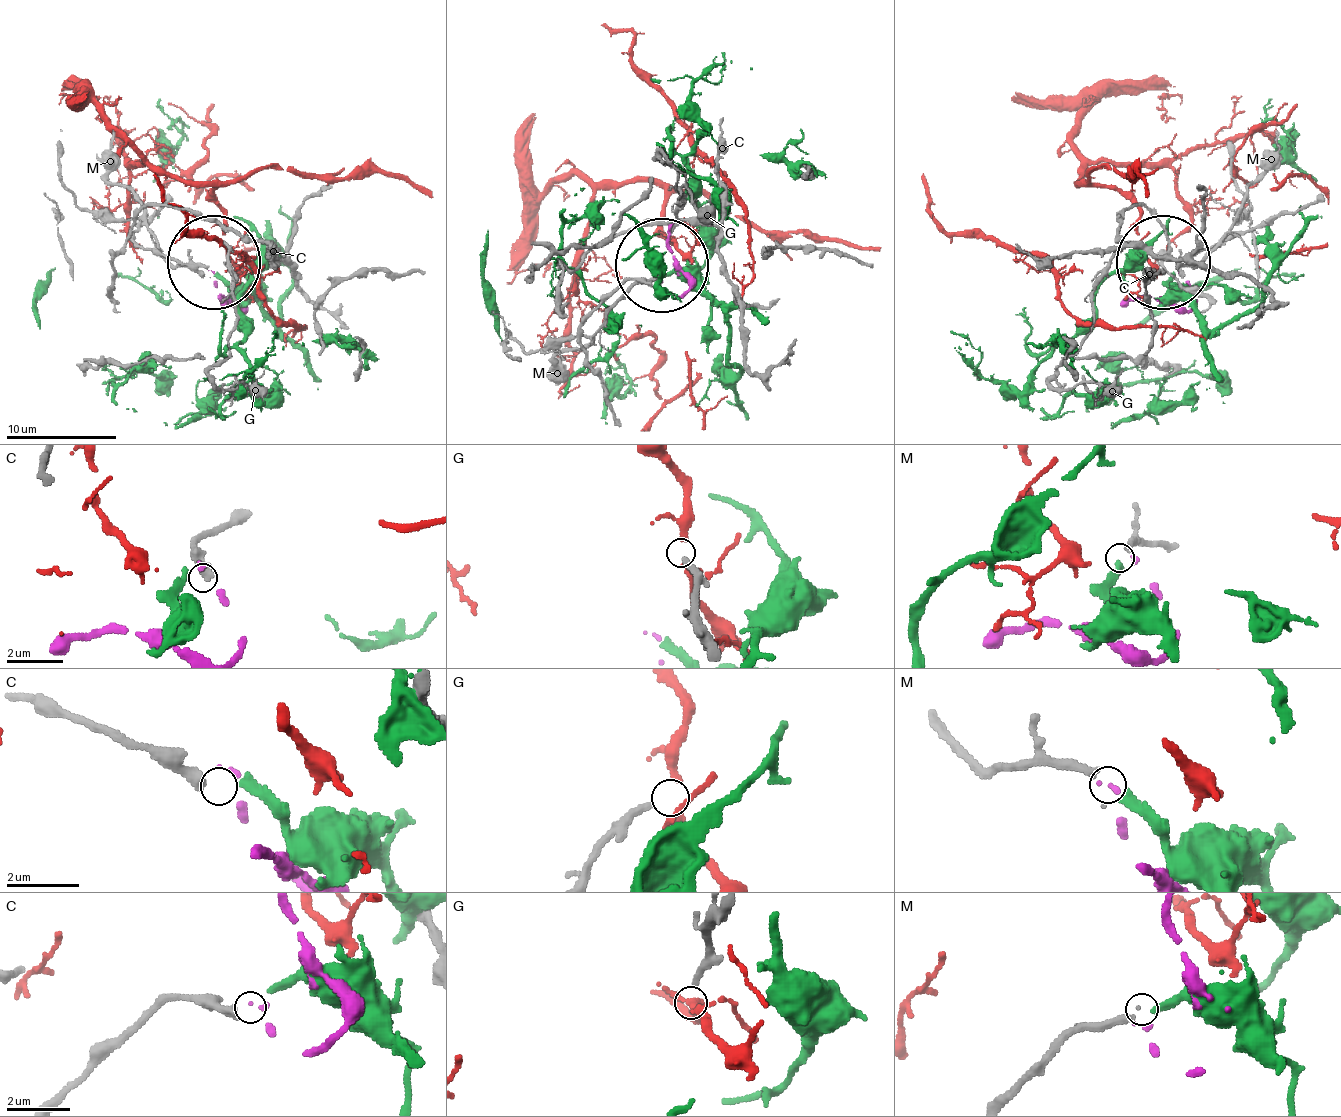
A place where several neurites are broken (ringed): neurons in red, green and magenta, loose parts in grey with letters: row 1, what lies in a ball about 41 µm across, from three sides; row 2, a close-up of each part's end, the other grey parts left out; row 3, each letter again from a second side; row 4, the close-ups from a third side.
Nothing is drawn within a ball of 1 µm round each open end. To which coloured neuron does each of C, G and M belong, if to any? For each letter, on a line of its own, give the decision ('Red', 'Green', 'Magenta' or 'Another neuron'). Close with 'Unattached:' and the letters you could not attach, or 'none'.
C: Magenta
G: Another neuron
M: Green
Unattached: G

